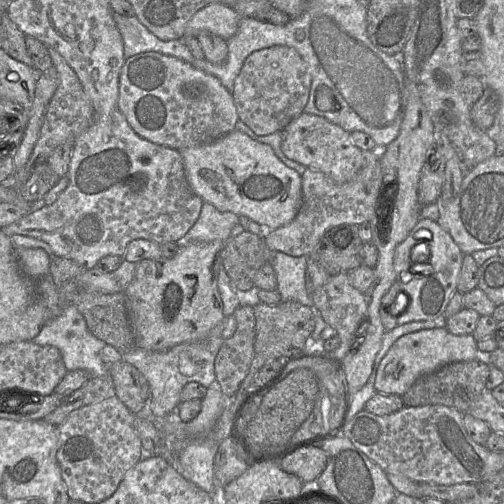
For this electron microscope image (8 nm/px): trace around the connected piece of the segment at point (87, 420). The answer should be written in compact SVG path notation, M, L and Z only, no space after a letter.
M112 396L98 403L73 410L58 426L56 459L61 469L66 492L71 500L99 503L110 497L119 486L125 473L144 457L141 440L134 427L134 414Z

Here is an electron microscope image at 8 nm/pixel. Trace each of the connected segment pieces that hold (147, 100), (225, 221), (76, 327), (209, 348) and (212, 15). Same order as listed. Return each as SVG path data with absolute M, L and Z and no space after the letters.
M153 51L126 59L119 75L118 108L140 137L175 150L214 141L235 130L239 121L231 92L217 77L177 57Z
M204 202L195 224L184 237L176 242L178 249L182 245L191 243L215 240L226 242L231 237L232 228L237 224L239 224L238 215L219 211L212 204Z
M73 305L66 307L59 316L48 320L32 341L40 346L58 348L68 371L81 369L86 371L90 377L99 377L108 373L108 366L100 357L100 351L106 343L88 330L84 317Z
M223 321L201 341L181 343L164 351L149 351L135 347L121 354L123 361L134 366L148 382L148 407L155 416L167 416L176 411L180 403L180 393L186 384L197 382L206 388L216 384L214 361L224 341L222 331Z
M212 3L197 11L186 25L184 36L194 36L203 31L215 34L226 41L238 29L240 16L230 6Z

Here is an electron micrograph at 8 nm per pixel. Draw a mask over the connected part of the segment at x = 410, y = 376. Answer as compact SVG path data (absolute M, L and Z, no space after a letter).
M445 327L420 330L397 339L381 360L374 387L378 393L402 396L422 376L460 361L475 359L477 341L470 335L454 335Z

